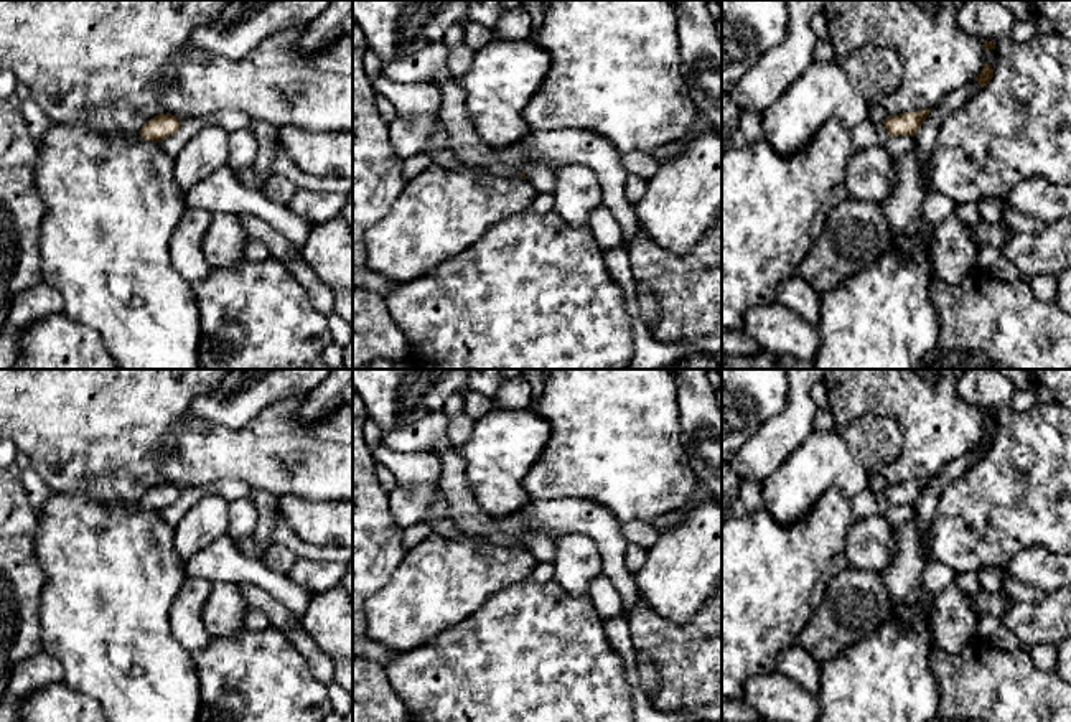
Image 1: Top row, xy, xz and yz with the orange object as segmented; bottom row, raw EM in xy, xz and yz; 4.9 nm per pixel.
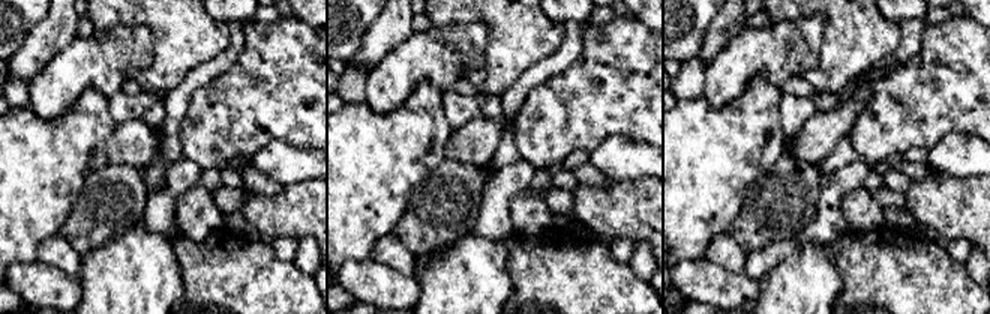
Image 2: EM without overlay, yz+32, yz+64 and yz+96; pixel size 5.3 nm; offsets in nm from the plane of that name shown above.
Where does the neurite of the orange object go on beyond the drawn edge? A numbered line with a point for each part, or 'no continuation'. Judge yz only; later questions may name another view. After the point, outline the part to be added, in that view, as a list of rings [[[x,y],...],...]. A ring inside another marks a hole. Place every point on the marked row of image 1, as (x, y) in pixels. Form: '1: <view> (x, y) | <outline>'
1: yz (867, 134) | [[[865,120],[850,132],[852,143],[857,150],[868,147],[883,147],[890,135],[883,124]]]

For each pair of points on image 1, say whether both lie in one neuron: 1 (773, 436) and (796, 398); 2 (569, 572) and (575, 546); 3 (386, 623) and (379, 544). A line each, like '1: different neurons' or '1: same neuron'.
1: same neuron
2: same neuron
3: different neurons

